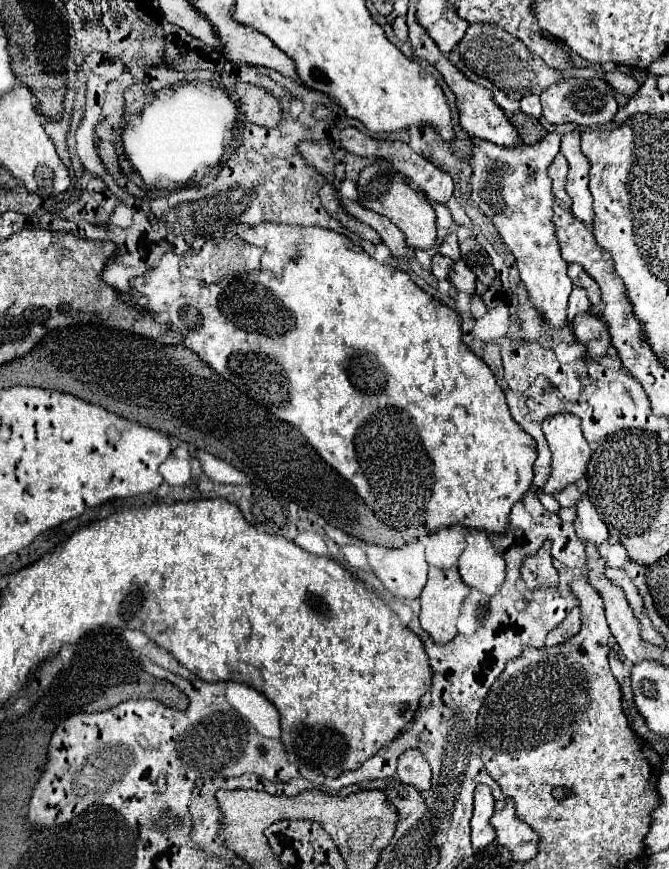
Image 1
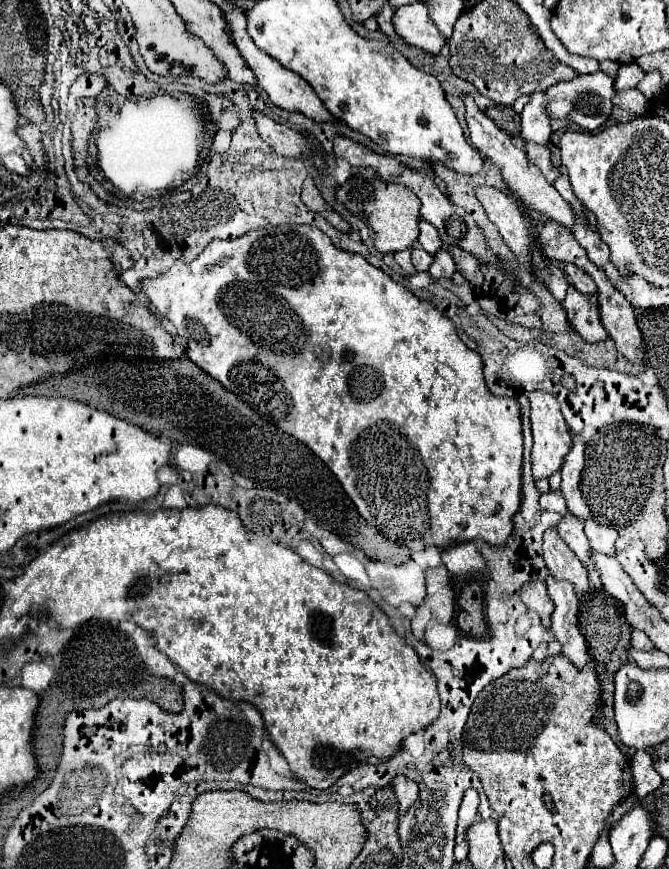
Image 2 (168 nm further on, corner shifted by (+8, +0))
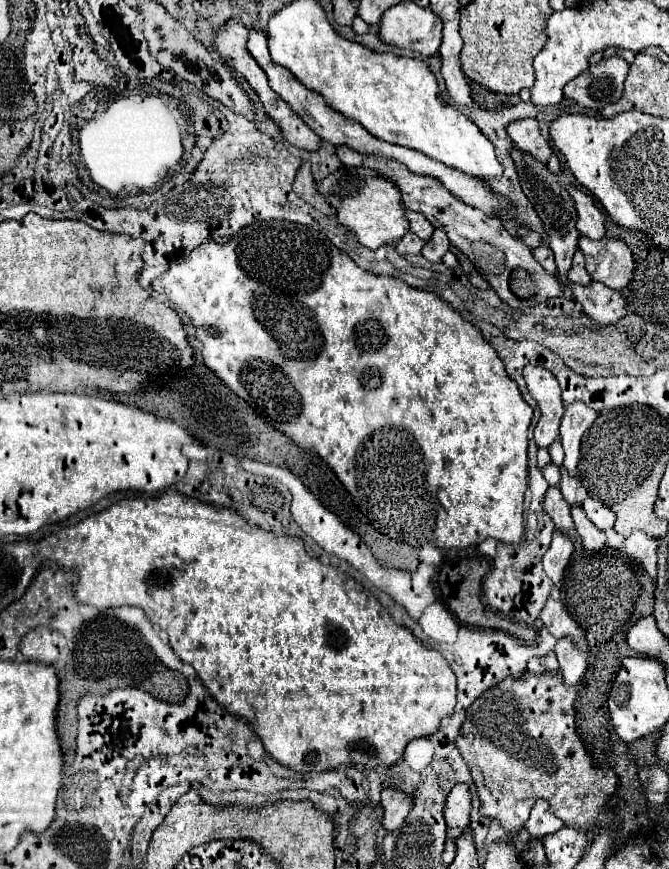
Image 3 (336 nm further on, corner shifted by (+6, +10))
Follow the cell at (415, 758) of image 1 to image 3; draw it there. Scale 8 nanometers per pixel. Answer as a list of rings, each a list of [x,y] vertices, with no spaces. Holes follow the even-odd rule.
[[[387,787],[381,793],[381,805],[385,809],[385,817],[383,817],[383,827],[387,831],[393,831],[397,827],[401,827],[409,815],[409,811],[413,809],[413,793],[403,793],[401,789],[393,789]]]

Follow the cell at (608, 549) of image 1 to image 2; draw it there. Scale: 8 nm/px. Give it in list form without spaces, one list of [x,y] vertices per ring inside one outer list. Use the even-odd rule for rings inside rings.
[[[591,517],[585,521],[585,535],[587,535],[593,551],[601,551],[605,555],[615,555],[615,539],[619,537],[615,527],[603,525]]]

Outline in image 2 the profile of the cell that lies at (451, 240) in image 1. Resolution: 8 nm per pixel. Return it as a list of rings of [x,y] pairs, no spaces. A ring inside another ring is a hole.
[[[425,219],[419,221],[419,239],[417,239],[417,241],[421,243],[421,247],[423,247],[429,255],[435,255],[435,251],[437,251],[439,247],[443,247],[443,243],[441,243],[441,239],[439,239],[439,233],[437,233],[435,227],[433,227],[431,223],[427,223]]]

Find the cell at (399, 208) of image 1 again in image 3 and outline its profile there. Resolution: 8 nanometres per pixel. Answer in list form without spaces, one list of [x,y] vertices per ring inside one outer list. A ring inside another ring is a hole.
[[[353,167],[335,171],[321,181],[321,193],[337,209],[337,221],[351,227],[357,241],[367,249],[397,243],[405,233],[409,233],[409,219],[403,209],[401,189],[397,189],[393,181],[379,177],[373,169]]]

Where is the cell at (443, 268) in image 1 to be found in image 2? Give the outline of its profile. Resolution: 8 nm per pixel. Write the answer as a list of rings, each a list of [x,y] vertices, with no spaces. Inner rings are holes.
[[[415,245],[411,249],[411,263],[413,263],[413,267],[417,271],[427,271],[429,265],[431,265],[431,261],[433,261],[433,257],[427,251],[423,251],[419,245]]]

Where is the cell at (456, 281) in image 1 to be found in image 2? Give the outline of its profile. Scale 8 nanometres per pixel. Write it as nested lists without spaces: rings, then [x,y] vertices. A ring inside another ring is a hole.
[[[441,247],[441,249],[435,253],[433,263],[431,263],[431,267],[429,267],[429,273],[431,273],[435,279],[441,279],[441,277],[451,279],[451,275],[455,273],[455,263],[453,263],[453,259],[451,259],[451,255],[449,255],[449,251],[447,251],[445,247]]]

